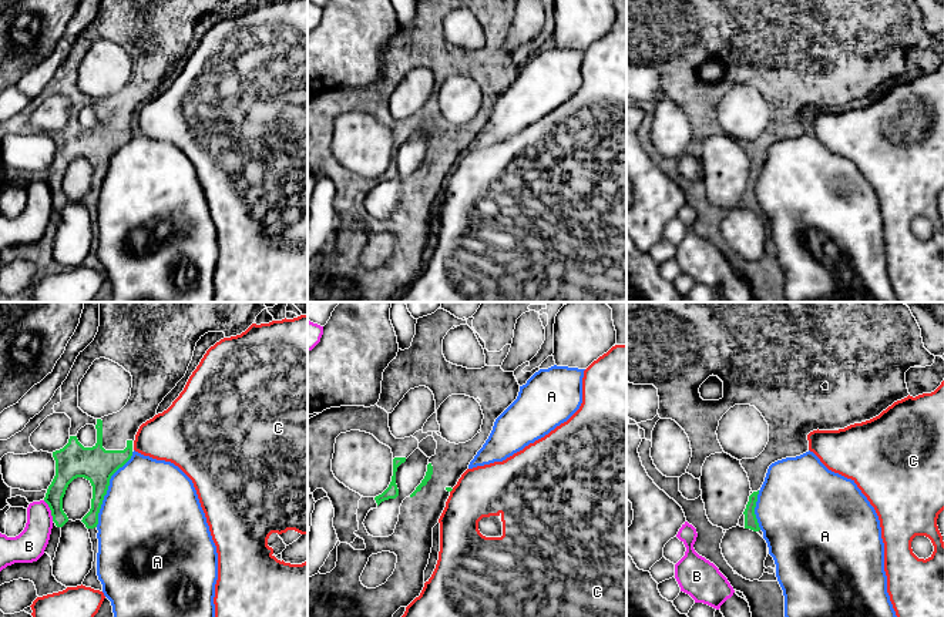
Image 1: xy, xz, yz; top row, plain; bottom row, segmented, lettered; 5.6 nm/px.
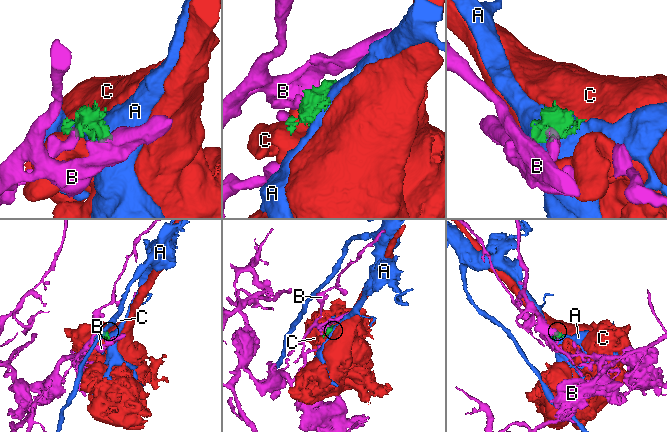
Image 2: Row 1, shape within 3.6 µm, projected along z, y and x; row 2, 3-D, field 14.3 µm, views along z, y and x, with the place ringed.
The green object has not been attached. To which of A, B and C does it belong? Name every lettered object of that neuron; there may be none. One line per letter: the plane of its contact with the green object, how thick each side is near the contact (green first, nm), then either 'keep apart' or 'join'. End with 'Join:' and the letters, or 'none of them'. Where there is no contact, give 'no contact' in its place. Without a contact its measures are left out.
A: xy | 200/500 nm | keep apart
B: xy | 140/180 nm | keep apart
C: no contact | keep apart
Join: none of them

